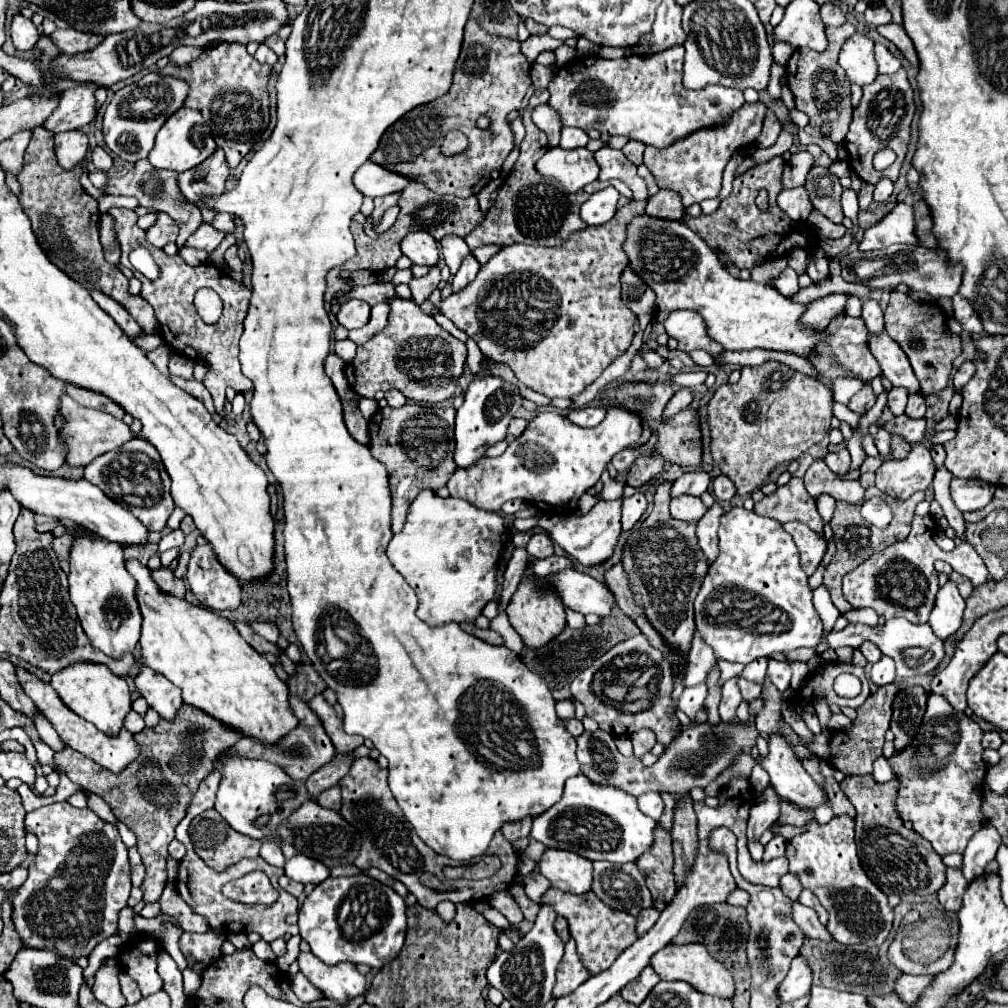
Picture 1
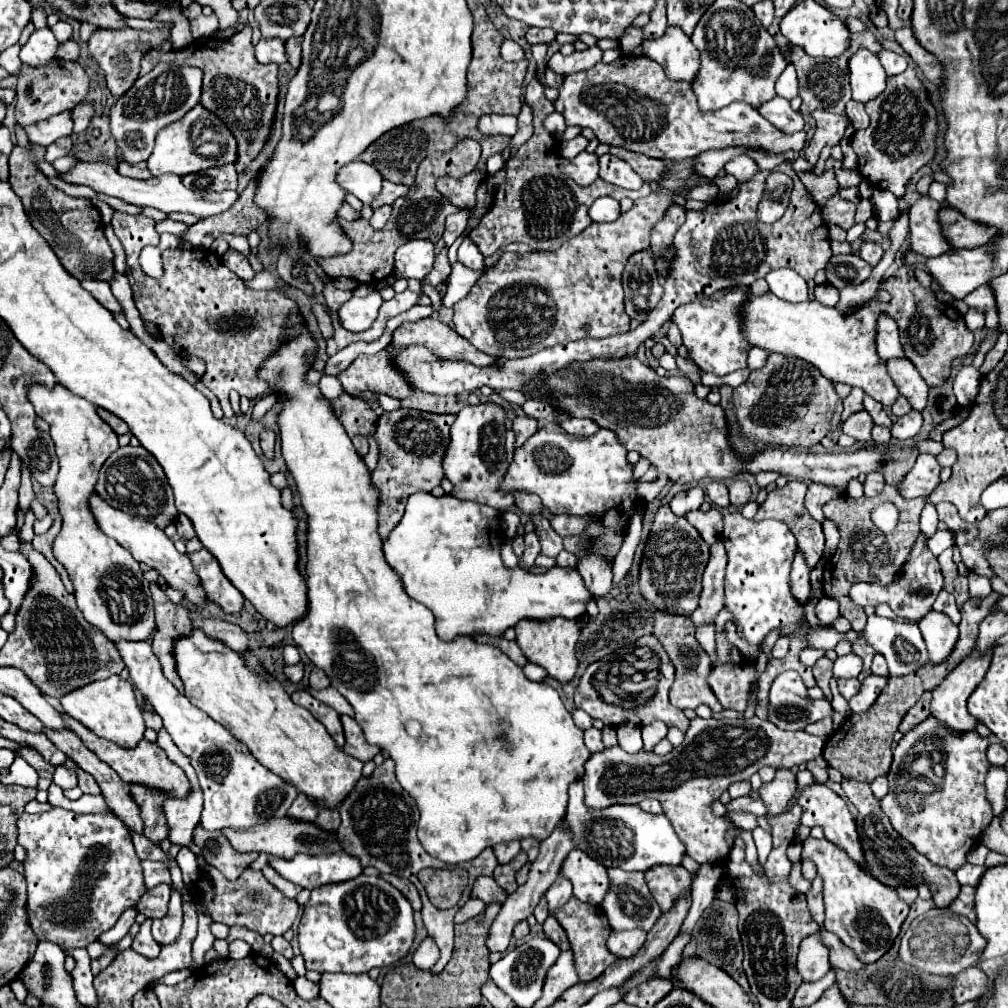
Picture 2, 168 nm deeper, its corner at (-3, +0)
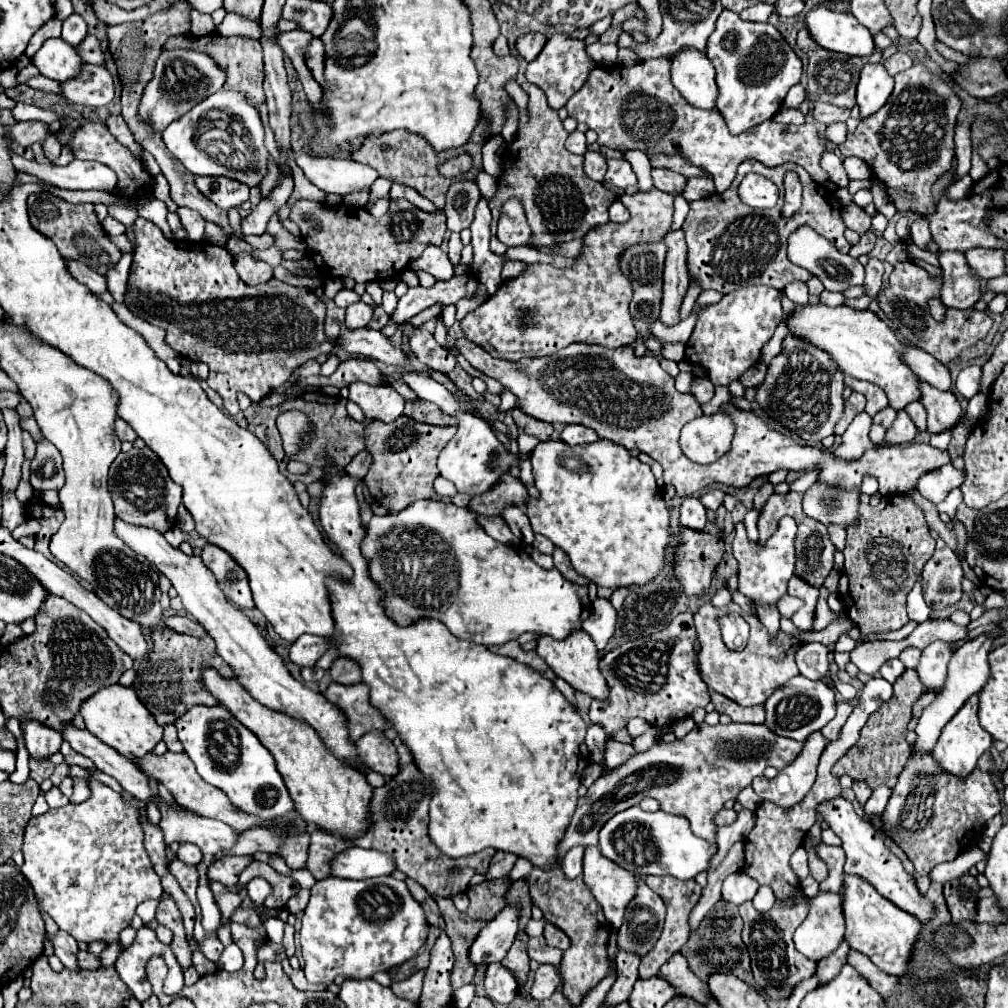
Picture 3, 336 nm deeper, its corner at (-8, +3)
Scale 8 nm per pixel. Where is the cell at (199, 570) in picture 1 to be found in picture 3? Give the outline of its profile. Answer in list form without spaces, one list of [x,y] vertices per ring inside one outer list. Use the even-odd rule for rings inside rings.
[[[207,545],[207,547],[203,547],[201,559],[213,571],[221,591],[225,593],[225,597],[231,603],[235,603],[241,609],[255,607],[253,597],[251,597],[251,589],[249,589],[249,583],[247,583],[247,575],[233,561],[233,557],[229,553],[225,553],[217,545]]]

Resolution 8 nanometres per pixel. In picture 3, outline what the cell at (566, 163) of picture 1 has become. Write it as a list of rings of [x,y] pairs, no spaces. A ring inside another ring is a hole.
[[[587,151],[585,153],[585,163],[583,163],[583,171],[589,179],[595,181],[603,181],[605,171],[607,171],[607,163],[603,153],[595,153],[595,151]]]

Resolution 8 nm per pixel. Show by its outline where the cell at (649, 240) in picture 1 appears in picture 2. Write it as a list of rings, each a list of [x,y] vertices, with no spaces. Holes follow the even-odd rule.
[[[772,292],[764,296],[750,296],[744,304],[744,334],[748,342],[768,352],[788,354],[812,362],[832,382],[858,386],[882,406],[892,406],[900,392],[886,370],[886,362],[876,352],[876,332],[878,314],[868,306],[842,314],[816,300],[800,304],[784,302]]]

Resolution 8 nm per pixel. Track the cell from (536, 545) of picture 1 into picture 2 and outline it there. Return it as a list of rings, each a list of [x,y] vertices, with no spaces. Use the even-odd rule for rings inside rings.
[[[532,514],[530,518],[532,518],[532,522],[534,522],[534,530],[536,530],[538,538],[540,538],[542,554],[556,558],[558,552],[562,550],[562,538],[554,532],[554,528],[550,526],[550,522],[548,522],[542,514]]]

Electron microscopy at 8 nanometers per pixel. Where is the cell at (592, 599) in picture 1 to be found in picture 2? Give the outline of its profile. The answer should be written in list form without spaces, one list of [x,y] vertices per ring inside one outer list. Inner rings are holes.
[[[416,492],[408,498],[402,520],[384,540],[384,558],[390,568],[400,574],[406,594],[432,610],[436,616],[436,632],[446,642],[458,636],[472,638],[474,634],[504,636],[504,632],[514,628],[520,620],[552,620],[556,616],[578,620],[586,614],[590,590],[584,586],[578,570],[554,566],[534,574],[520,566],[506,568],[500,558],[502,538],[498,510],[476,502],[460,502],[450,494],[434,498],[428,492]]]

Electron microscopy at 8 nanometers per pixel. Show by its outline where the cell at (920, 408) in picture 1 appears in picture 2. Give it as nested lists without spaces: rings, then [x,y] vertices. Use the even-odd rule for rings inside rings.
[[[912,410],[910,414],[900,416],[894,422],[894,426],[892,426],[892,438],[896,438],[896,440],[910,440],[910,438],[914,438],[918,434],[920,426],[922,426],[922,414],[916,412],[916,410]]]

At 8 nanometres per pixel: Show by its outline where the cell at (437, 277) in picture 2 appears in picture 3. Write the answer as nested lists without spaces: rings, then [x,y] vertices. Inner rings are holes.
[[[451,233],[451,237],[449,237],[449,251],[447,251],[447,255],[449,255],[449,259],[451,259],[451,263],[453,263],[455,267],[459,265],[461,249],[463,249],[463,245],[461,245],[461,239],[459,239],[459,233]]]

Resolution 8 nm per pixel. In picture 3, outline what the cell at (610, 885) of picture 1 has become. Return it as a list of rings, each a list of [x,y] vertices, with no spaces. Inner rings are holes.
[[[637,877],[637,895],[625,909],[625,919],[619,929],[619,945],[625,951],[635,951],[641,957],[653,947],[663,929],[665,905],[661,897]]]

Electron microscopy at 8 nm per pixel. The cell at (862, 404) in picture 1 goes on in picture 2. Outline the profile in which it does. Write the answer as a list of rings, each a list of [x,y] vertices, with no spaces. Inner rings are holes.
[[[852,388],[852,392],[848,394],[848,398],[844,398],[842,422],[844,422],[844,420],[850,416],[850,414],[854,414],[854,412],[862,410],[862,396],[864,396],[864,392],[862,392],[860,388]]]

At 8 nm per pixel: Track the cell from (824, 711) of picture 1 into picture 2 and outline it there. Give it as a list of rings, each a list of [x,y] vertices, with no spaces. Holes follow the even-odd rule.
[[[854,652],[840,656],[833,664],[833,675],[836,678],[856,678],[862,672],[862,658]]]

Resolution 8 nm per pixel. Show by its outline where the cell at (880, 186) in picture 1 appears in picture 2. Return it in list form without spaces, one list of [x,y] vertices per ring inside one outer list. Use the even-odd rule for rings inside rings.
[[[874,190],[872,196],[872,204],[876,208],[876,216],[880,222],[888,222],[888,220],[898,220],[900,218],[900,208],[898,208],[898,198],[892,192],[884,192],[884,190]]]

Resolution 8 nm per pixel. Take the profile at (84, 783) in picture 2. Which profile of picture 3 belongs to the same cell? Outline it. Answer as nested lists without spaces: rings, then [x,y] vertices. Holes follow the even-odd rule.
[[[73,778],[73,794],[71,795],[71,803],[83,803],[91,797],[91,789],[86,781]]]

